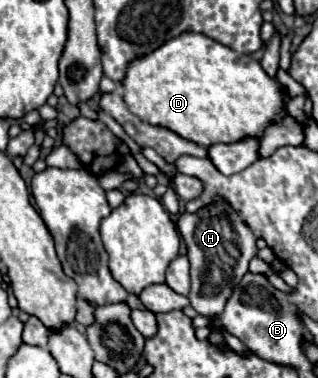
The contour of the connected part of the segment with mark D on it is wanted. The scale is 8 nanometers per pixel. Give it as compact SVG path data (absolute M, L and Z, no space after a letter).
M182 32L150 54L134 58L122 80L122 98L130 112L144 122L168 128L206 148L244 136L260 136L264 124L272 116L280 116L280 100L284 100L276 80L252 56L236 54L196 32Z

